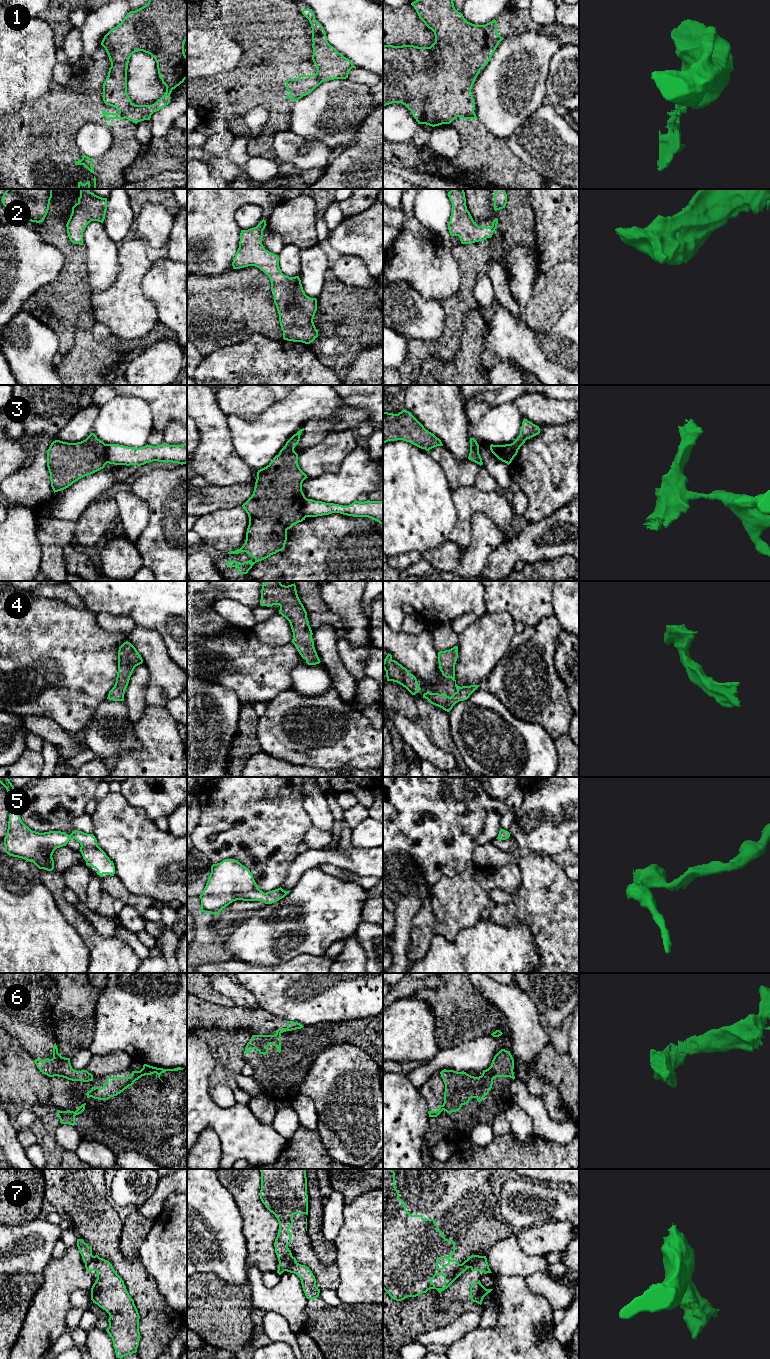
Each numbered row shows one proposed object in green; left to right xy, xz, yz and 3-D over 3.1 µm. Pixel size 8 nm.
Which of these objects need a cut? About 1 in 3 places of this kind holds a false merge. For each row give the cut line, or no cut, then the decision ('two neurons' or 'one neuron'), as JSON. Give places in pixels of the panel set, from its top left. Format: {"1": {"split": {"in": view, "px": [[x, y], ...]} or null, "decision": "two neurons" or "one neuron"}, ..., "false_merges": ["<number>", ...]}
{"1": {"split": {"in": "yz", "px": [[473, 111], [460, 116]]}, "decision": "two neurons"}, "2": {"split": null, "decision": "one neuron"}, "3": {"split": {"in": "yz", "px": [[510, 444], [510, 453], [503, 461]]}, "decision": "two neurons"}, "4": {"split": null, "decision": "one neuron"}, "5": {"split": null, "decision": "one neuron"}, "6": {"split": {"in": "xz", "px": [[280, 1032], [276, 1034]]}, "decision": "two neurons"}, "7": {"split": {"in": "xz", "px": [[296, 1262], [289, 1263], [284, 1270]]}, "decision": "two neurons"}, "false_merges": ["1", "3", "6", "7"]}

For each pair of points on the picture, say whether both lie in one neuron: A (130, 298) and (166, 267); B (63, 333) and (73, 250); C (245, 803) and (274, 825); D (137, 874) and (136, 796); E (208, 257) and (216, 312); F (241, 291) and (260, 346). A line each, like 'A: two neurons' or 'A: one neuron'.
A: two neurons
B: one neuron
C: one neuron
D: two neurons
E: two neurons
F: two neurons

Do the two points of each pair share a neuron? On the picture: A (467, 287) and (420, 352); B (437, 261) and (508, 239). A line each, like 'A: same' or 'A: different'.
A: same
B: different

